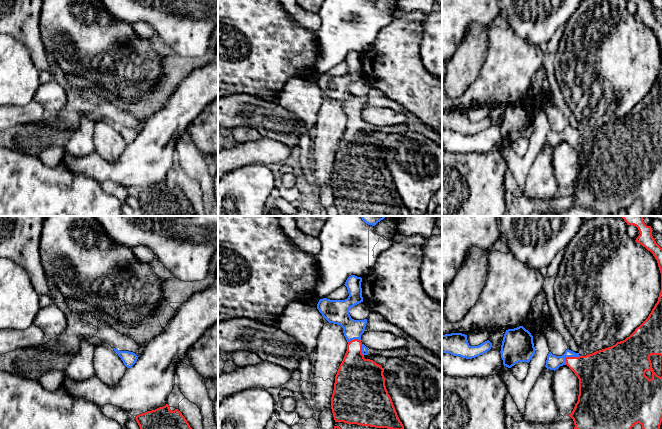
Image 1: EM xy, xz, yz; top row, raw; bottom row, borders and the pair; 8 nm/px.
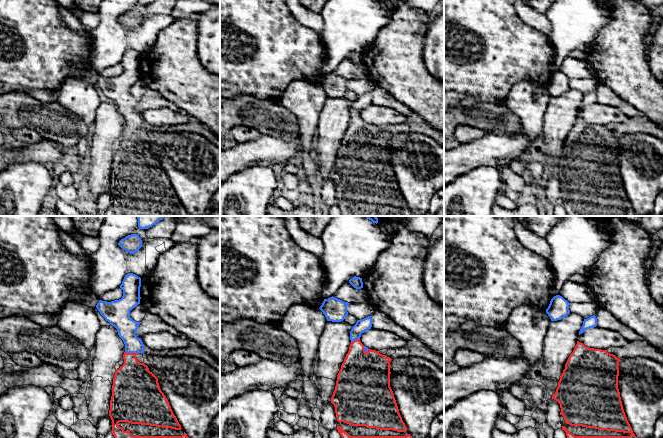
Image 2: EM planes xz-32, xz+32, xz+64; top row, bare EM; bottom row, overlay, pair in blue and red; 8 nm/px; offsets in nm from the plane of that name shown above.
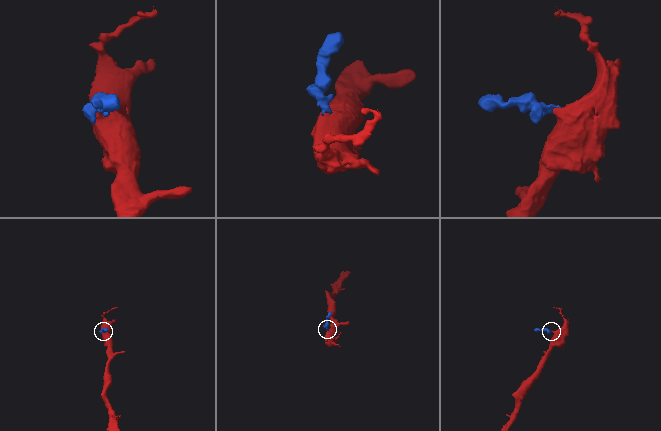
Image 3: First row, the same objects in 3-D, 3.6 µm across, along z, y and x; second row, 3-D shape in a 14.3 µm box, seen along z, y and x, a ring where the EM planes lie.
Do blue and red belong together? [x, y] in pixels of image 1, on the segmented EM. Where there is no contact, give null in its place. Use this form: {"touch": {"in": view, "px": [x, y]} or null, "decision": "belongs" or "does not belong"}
{"touch": {"in": "yz", "px": [569, 356]}, "decision": "belongs"}

